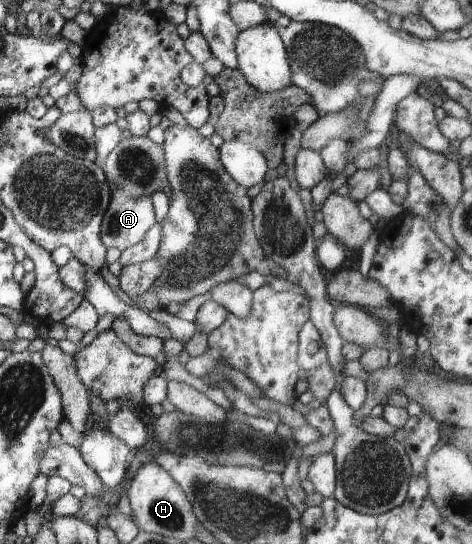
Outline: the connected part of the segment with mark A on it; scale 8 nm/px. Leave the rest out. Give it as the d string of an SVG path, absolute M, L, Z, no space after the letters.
M115 189L108 212L104 214L100 237L105 246L124 251L141 242L156 223L151 197L134 199Z

